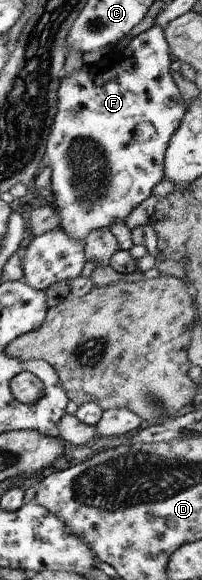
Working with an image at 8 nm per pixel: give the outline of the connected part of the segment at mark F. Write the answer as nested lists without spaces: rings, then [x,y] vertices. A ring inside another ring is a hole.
[[[152,25],[146,31],[143,31],[131,38],[129,43],[121,50],[108,51],[97,62],[92,64],[83,64],[80,70],[70,72],[60,78],[58,88],[56,88],[56,114],[53,116],[53,122],[50,126],[50,132],[44,144],[44,154],[42,154],[42,166],[50,168],[49,186],[51,189],[51,199],[48,201],[56,210],[58,216],[58,228],[64,234],[68,234],[72,240],[80,240],[88,236],[90,230],[98,230],[98,228],[108,228],[112,222],[125,222],[130,210],[138,206],[152,191],[152,188],[163,179],[163,158],[169,138],[174,134],[176,128],[184,116],[185,105],[178,93],[178,88],[172,81],[170,76],[170,68],[172,65],[168,59],[168,45],[163,35],[163,28]],[[138,124],[150,124],[154,127],[154,136],[148,140],[136,140],[136,126]]]

